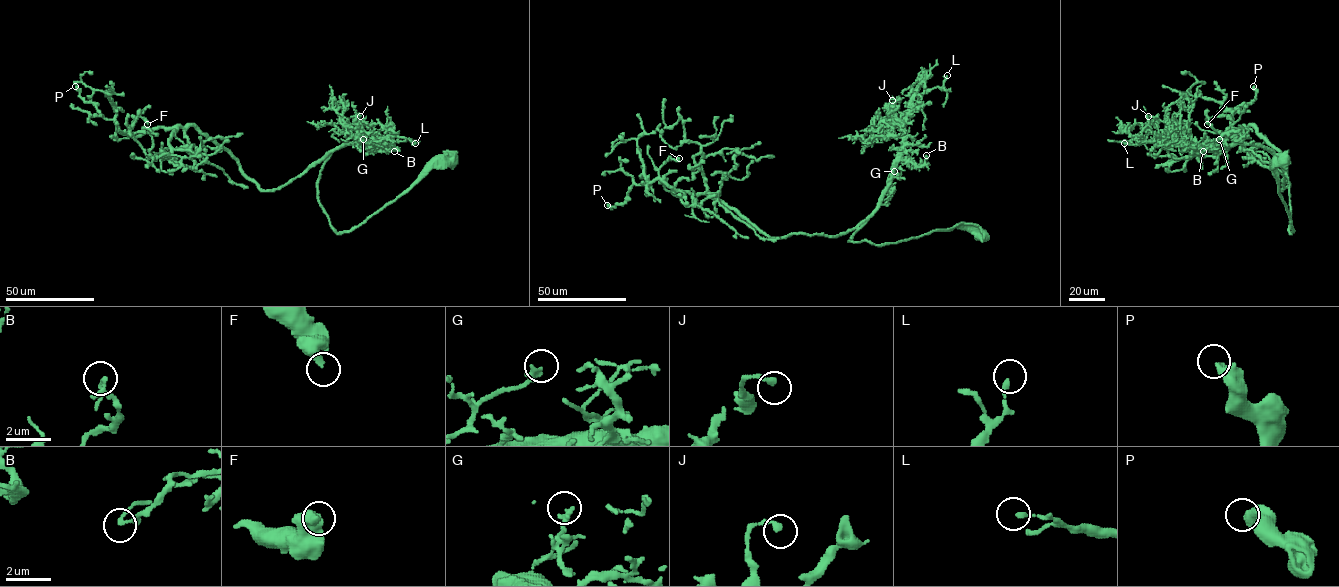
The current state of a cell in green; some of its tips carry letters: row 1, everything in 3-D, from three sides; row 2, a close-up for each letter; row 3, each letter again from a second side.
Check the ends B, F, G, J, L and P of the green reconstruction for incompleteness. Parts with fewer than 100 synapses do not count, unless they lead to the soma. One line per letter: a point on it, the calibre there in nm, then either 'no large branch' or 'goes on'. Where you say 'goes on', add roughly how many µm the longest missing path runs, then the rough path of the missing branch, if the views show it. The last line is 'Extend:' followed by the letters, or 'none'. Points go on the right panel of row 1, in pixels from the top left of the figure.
B: at (1203, 151); 170 nm thick; no large branch
F: at (1207, 124); 360 nm thick; no large branch
G: at (1219, 139); 240 nm thick; no large branch
J: at (1148, 116); 260 nm thick; no large branch
L: at (1124, 143); 180 nm thick; no large branch
P: at (1253, 86); 500 nm thick; no large branch
Extend: none

